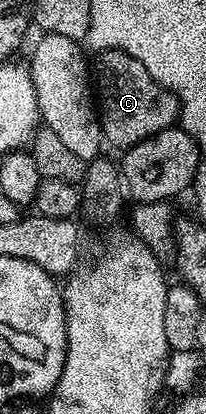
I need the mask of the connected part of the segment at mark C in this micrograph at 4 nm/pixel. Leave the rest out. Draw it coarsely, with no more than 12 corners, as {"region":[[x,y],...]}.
{"region":[[102,50],[102,138],[126,149],[180,116],[180,101],[134,56]]}

